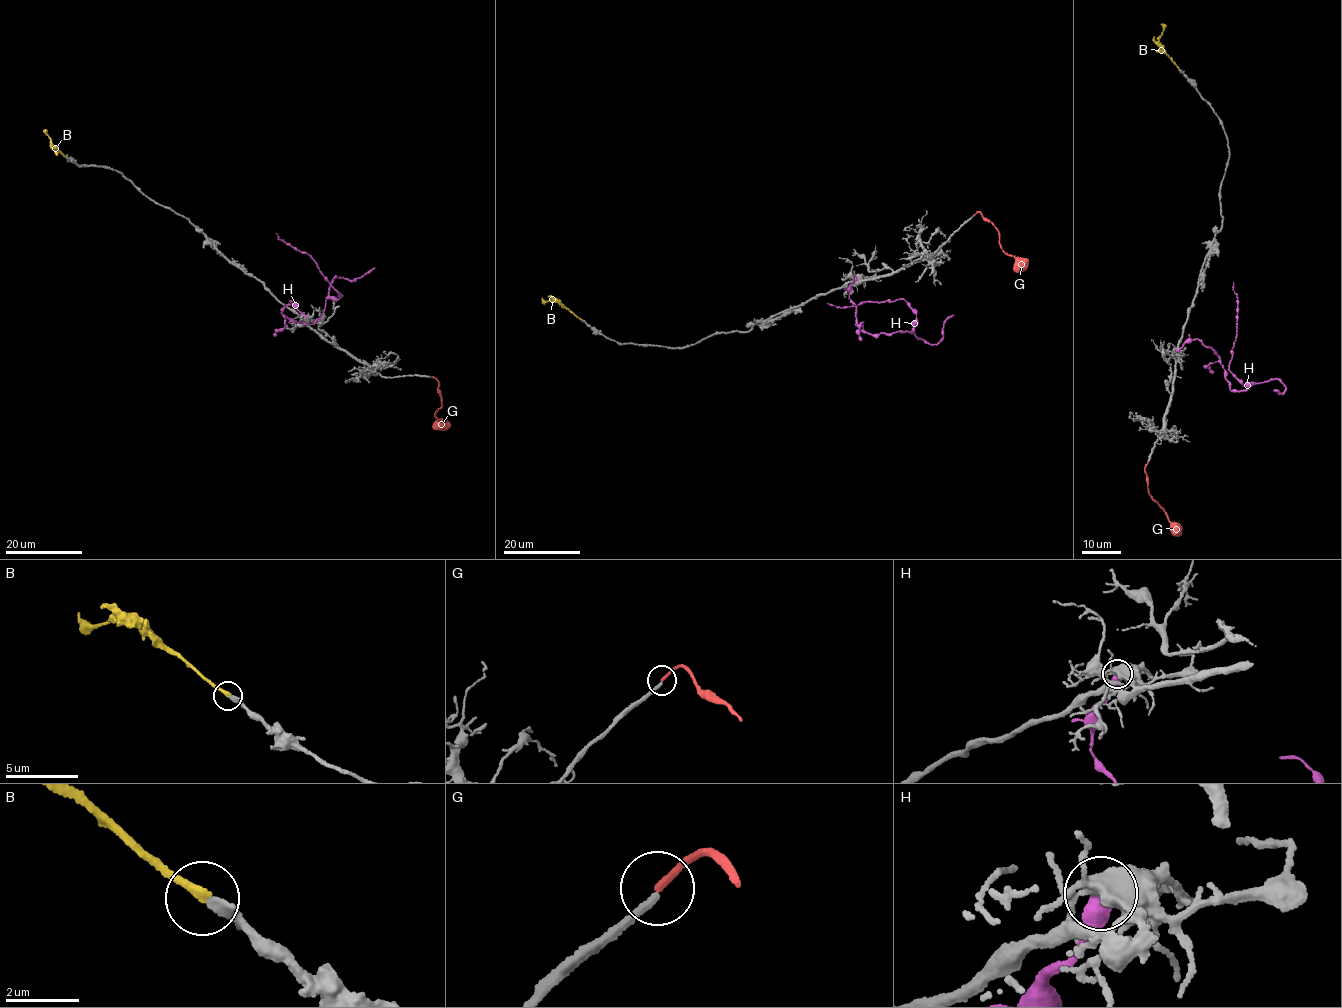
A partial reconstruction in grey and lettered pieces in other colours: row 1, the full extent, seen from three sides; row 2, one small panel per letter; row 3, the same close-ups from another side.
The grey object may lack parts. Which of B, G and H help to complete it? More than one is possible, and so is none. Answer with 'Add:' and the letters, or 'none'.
Add: B

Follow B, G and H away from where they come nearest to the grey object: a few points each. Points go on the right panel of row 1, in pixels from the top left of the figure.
B: (1179, 69), (1159, 42), (1163, 29), (1160, 24)
G: (1147, 462), (1144, 470), (1149, 494), (1167, 519), (1180, 526), (1181, 533)
H: (1176, 351), (1196, 338), (1219, 359), (1233, 392), (1253, 384), (1243, 385), (1229, 369), (1237, 330), (1233, 282)

